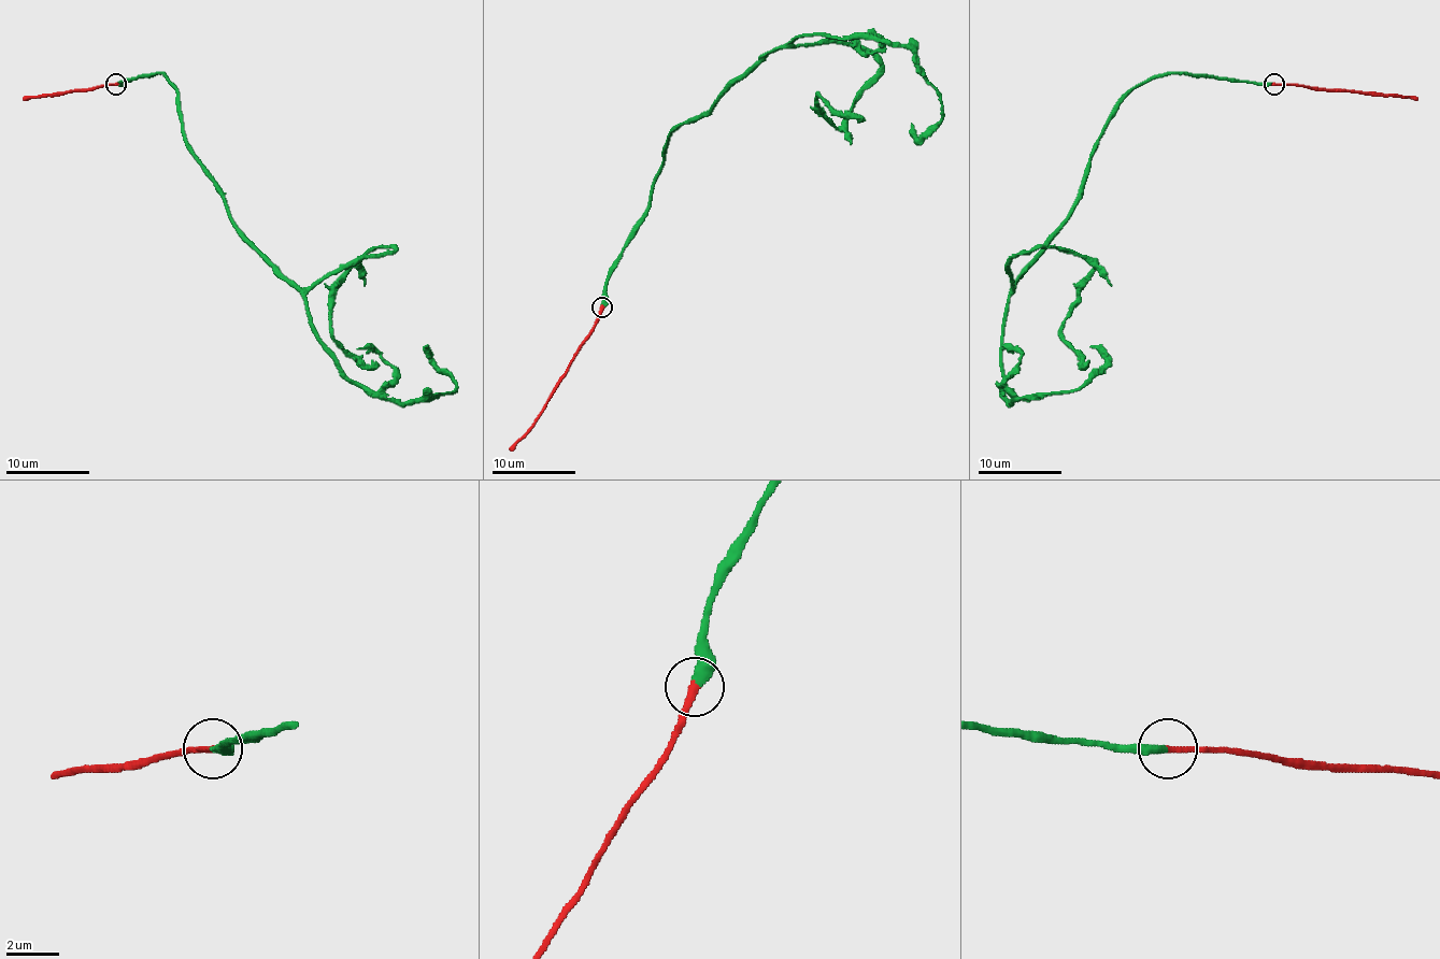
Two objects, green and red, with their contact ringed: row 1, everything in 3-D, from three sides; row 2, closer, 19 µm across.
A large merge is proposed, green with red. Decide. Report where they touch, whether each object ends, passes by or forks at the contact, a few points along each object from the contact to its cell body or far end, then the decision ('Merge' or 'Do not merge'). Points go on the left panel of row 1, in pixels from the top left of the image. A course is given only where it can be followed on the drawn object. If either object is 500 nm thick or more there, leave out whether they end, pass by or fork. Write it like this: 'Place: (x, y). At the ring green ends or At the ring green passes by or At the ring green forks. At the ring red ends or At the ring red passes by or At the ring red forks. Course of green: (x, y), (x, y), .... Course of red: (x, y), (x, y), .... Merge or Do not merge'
Place: (116, 84). At the ring green ends. At the ring red ends. Course of green: (116, 83), (162, 72), (230, 219), (299, 287), (394, 249), (350, 268), (331, 312), (333, 338), (380, 365). Course of red: (116, 83), (24, 98). Merge

